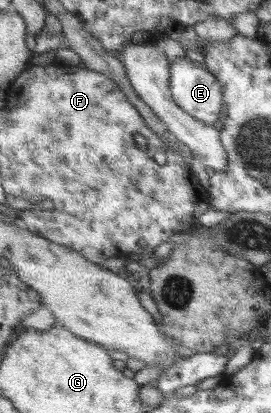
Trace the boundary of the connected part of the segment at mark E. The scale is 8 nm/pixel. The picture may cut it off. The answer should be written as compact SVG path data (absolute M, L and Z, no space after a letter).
M188 57L176 59L170 63L170 94L174 102L184 108L188 114L206 123L213 124L218 119L219 112L224 110L222 99L222 84L212 75L205 65L192 61Z

